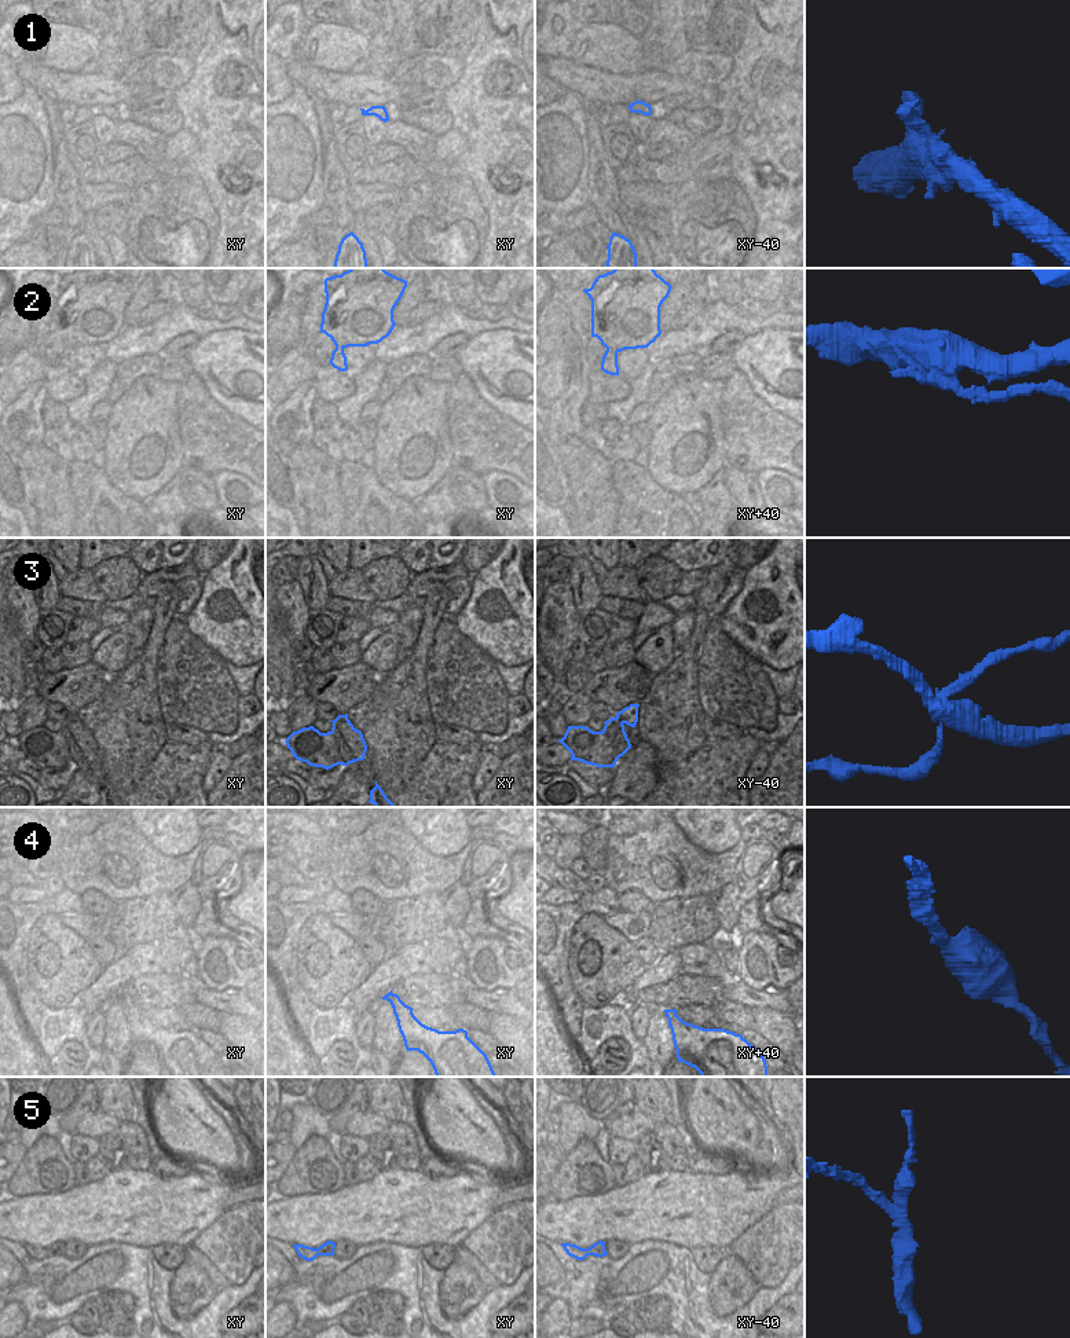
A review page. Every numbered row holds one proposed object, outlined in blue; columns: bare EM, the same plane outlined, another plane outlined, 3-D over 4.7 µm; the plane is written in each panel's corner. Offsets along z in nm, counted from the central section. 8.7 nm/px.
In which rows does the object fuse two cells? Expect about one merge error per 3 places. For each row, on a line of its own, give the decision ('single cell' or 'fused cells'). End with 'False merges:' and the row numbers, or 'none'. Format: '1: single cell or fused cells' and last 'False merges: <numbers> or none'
1: single cell
2: fused cells
3: fused cells
4: fused cells
5: fused cells
False merges: 2, 3, 4, 5

